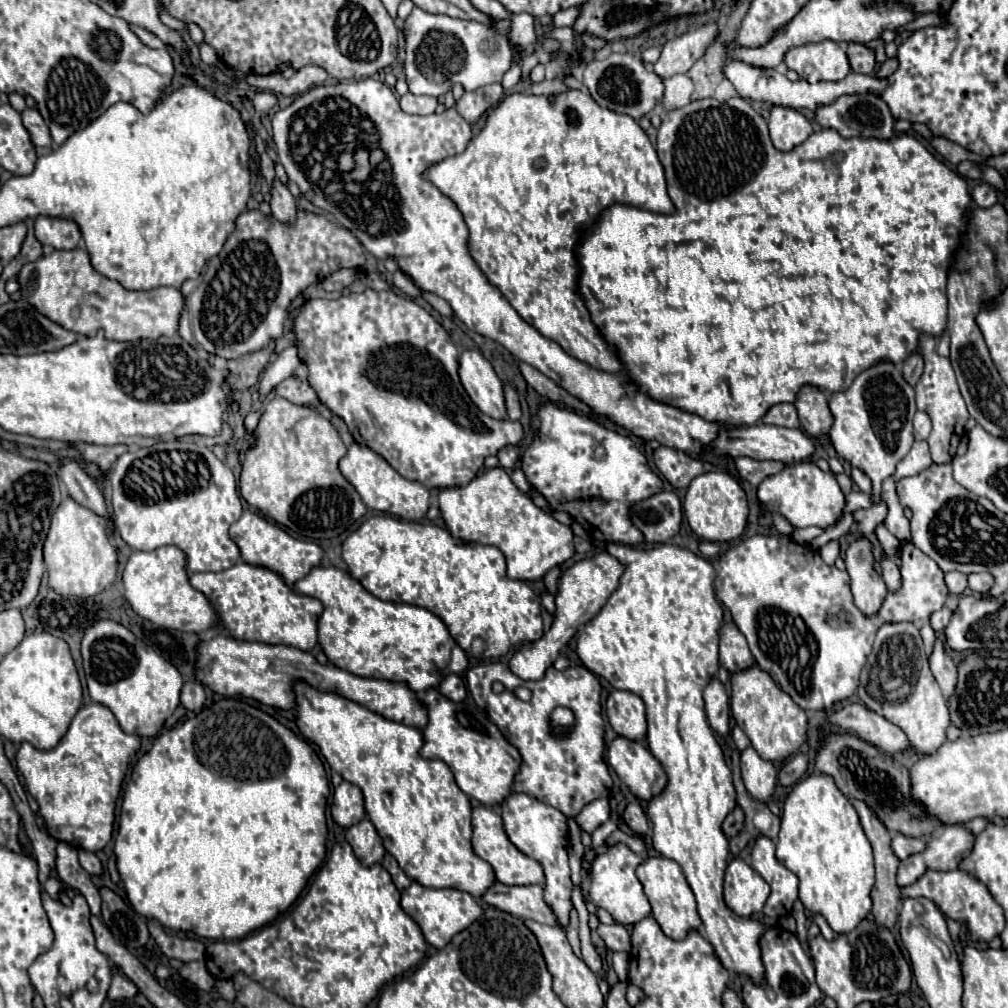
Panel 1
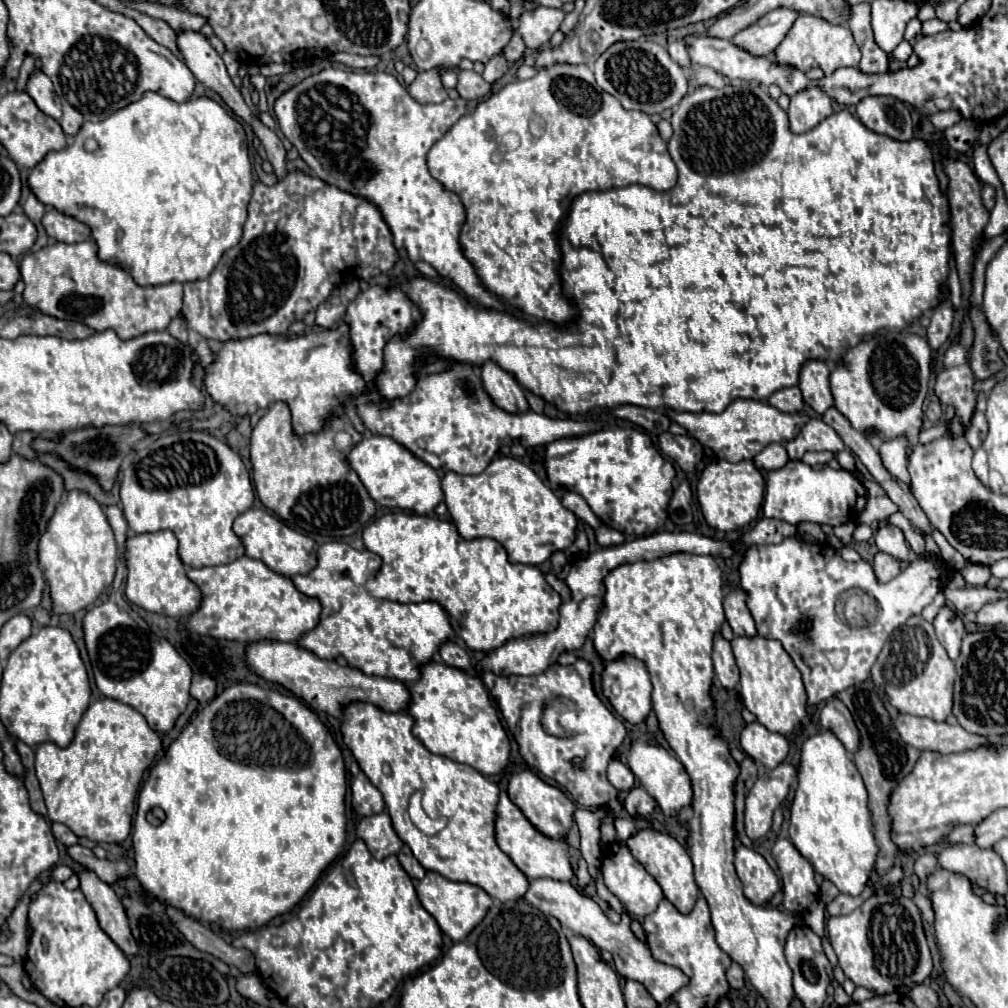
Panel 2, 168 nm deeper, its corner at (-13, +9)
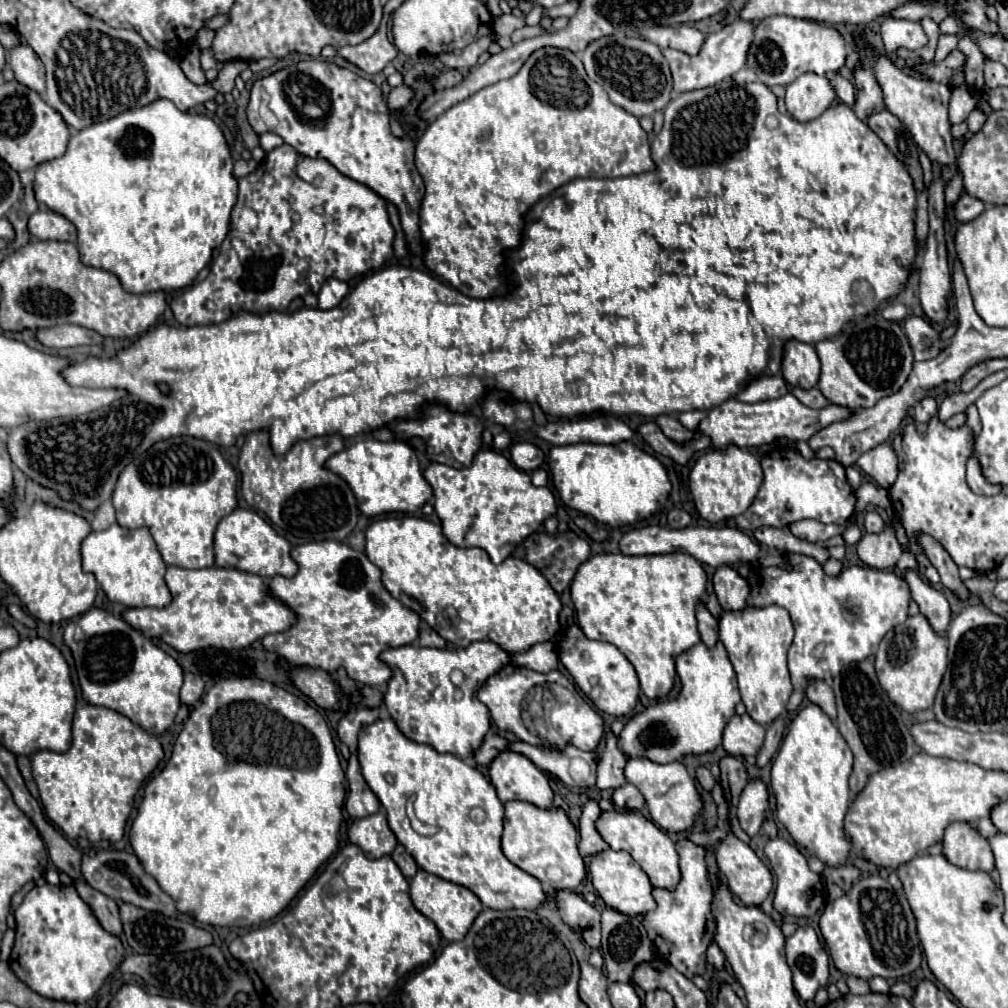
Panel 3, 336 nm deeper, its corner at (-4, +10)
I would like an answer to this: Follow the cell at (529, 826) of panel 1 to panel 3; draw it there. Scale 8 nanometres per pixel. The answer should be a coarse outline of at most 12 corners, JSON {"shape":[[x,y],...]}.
{"shape":[[499,751],[489,779],[503,803],[553,805],[547,775],[521,753]]}

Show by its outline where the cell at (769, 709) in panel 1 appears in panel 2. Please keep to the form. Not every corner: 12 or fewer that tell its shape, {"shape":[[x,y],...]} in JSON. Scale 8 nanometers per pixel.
{"shape":[[734,638],[744,706],[790,736],[808,716],[776,640]]}

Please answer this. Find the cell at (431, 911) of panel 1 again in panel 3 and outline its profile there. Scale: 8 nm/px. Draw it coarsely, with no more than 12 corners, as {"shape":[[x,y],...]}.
{"shape":[[419,869],[411,901],[447,941],[483,909],[467,887]]}

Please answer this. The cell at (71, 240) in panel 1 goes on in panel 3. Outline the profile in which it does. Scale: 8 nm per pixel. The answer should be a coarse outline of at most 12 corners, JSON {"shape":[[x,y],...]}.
{"shape":[[39,209],[29,217],[37,239],[77,241],[77,229],[63,215]]}

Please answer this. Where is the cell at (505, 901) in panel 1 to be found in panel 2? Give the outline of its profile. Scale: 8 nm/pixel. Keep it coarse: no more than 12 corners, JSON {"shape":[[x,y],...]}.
{"shape":[[530,880],[528,904],[614,956],[656,1002],[688,984],[570,882]]}

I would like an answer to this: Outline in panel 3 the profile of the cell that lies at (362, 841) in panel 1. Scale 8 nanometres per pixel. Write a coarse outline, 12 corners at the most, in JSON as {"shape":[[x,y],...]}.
{"shape":[[381,811],[357,819],[349,841],[369,859],[389,855],[397,837]]}

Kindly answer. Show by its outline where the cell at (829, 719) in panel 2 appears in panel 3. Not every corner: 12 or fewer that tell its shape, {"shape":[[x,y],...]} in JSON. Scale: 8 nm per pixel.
{"shape":[[811,679],[805,695],[835,719],[833,689],[823,679]]}

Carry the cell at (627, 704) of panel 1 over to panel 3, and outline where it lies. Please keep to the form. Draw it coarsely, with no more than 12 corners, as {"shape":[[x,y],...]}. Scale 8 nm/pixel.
{"shape":[[569,625],[557,653],[593,705],[631,715],[639,679],[627,657]]}

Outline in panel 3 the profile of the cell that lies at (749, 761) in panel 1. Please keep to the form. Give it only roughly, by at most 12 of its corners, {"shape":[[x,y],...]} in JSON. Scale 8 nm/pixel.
{"shape":[[747,713],[733,715],[723,731],[727,755],[755,755],[765,727]]}

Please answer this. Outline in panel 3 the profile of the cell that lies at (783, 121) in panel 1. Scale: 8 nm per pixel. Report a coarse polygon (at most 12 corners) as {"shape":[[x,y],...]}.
{"shape":[[803,73],[787,85],[797,121],[819,117],[835,97],[831,79]]}

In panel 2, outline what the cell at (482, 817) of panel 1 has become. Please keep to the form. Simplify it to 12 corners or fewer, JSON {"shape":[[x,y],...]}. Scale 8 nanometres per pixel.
{"shape":[[510,802],[496,844],[526,878],[570,880],[568,844],[540,834]]}

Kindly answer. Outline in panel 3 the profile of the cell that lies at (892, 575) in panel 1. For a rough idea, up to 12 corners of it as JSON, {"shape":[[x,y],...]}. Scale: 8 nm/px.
{"shape":[[867,511],[863,525],[867,533],[883,531],[885,521],[877,511]]}

